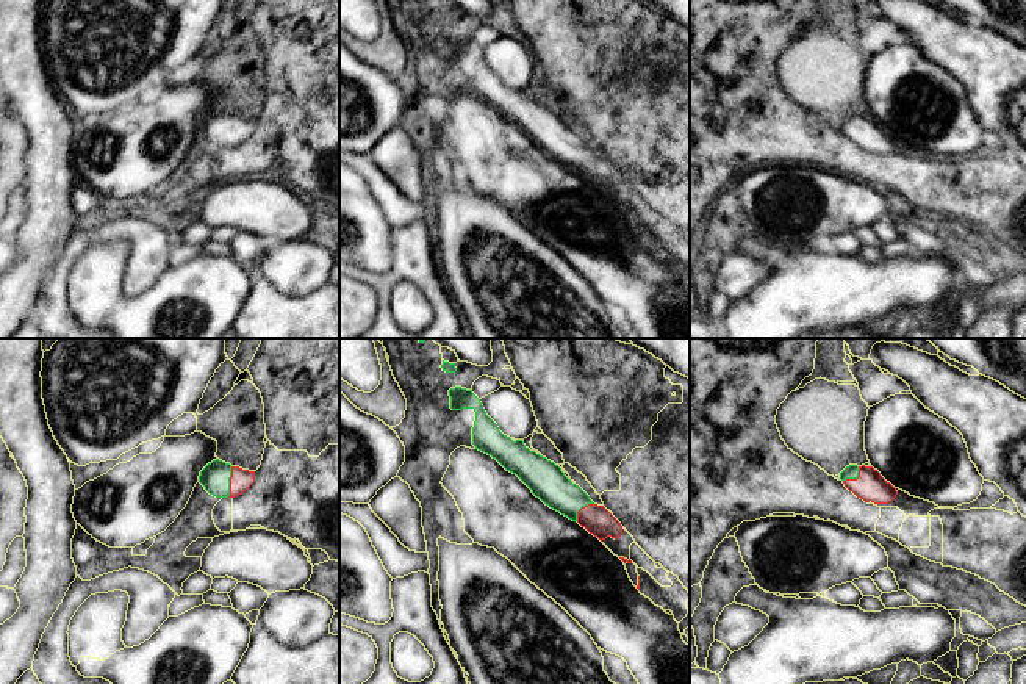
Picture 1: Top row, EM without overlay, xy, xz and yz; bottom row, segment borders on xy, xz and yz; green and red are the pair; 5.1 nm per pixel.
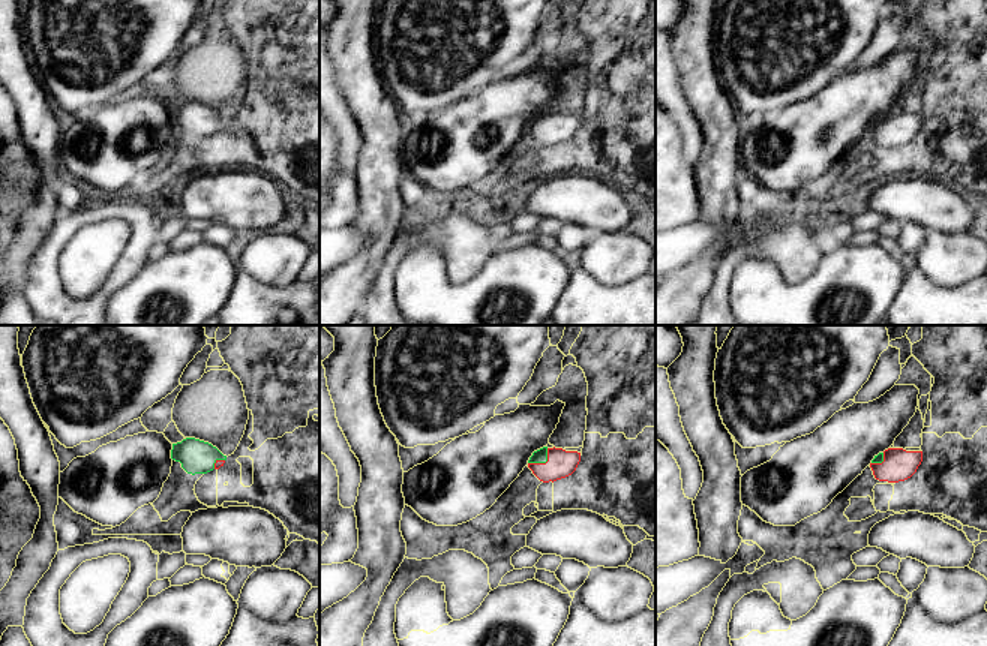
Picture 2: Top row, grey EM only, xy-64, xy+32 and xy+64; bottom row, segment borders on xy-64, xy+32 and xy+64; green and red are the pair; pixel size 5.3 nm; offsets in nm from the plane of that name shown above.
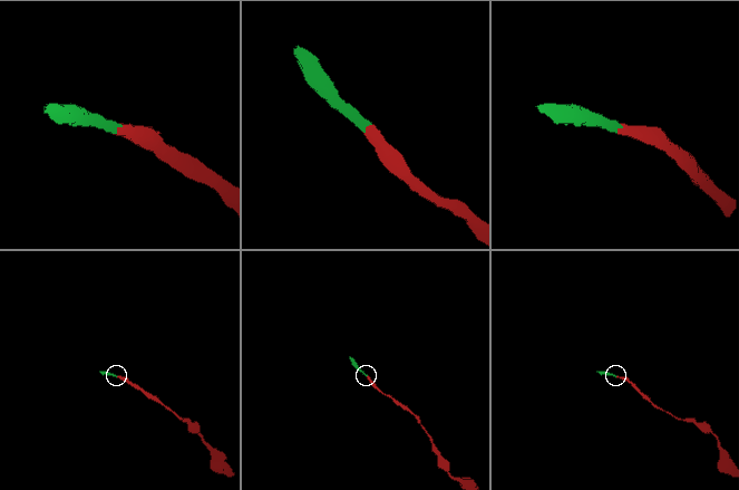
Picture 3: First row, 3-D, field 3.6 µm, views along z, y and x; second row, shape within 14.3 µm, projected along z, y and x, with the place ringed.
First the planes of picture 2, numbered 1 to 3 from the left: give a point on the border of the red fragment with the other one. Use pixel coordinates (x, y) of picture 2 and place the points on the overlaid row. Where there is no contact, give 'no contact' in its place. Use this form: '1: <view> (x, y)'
1: xy-64 (215, 462)
2: xy+32 (543, 462)
3: xy+64 (881, 462)

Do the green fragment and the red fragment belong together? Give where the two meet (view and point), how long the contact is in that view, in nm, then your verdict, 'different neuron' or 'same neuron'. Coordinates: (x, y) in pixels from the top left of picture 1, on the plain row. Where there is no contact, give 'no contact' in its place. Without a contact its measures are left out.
meets green in xy at (229, 132); contact 160 nm long; same neuron

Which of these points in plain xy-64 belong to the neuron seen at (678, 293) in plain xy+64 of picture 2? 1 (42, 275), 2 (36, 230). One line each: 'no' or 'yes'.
1: no
2: yes

